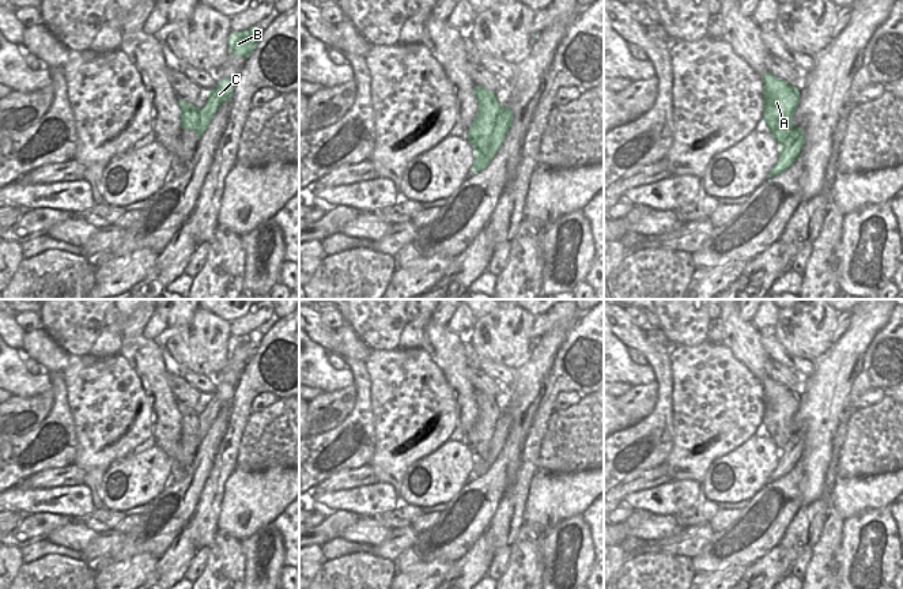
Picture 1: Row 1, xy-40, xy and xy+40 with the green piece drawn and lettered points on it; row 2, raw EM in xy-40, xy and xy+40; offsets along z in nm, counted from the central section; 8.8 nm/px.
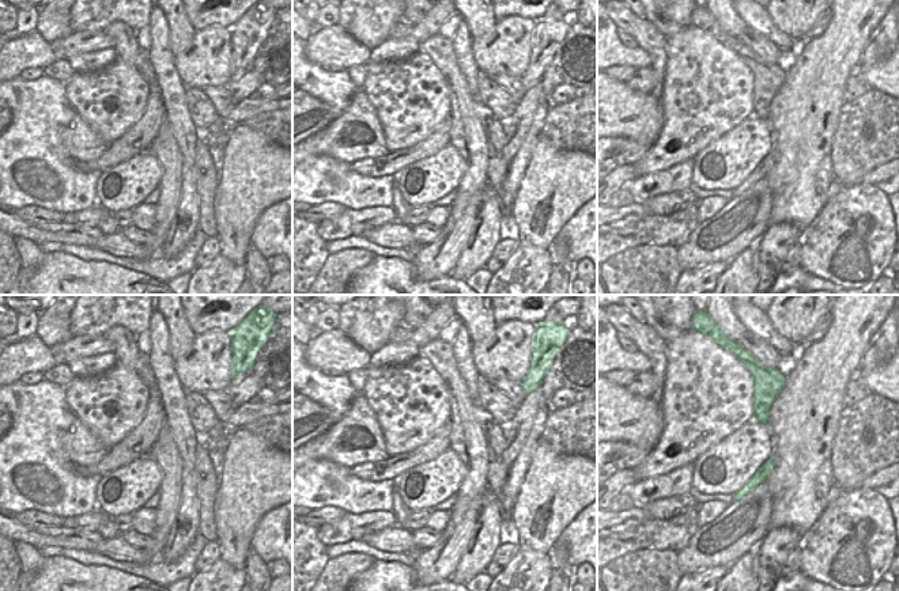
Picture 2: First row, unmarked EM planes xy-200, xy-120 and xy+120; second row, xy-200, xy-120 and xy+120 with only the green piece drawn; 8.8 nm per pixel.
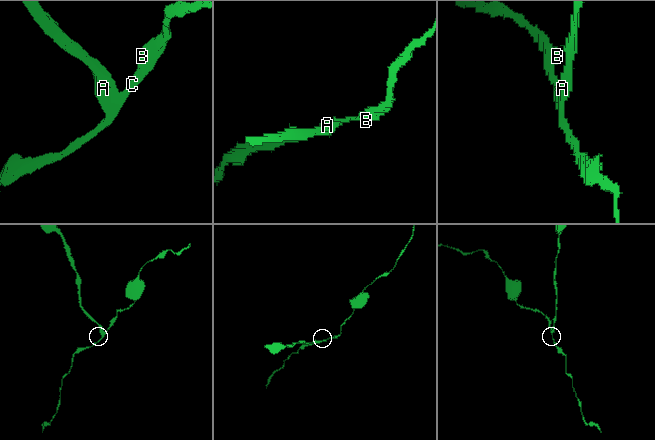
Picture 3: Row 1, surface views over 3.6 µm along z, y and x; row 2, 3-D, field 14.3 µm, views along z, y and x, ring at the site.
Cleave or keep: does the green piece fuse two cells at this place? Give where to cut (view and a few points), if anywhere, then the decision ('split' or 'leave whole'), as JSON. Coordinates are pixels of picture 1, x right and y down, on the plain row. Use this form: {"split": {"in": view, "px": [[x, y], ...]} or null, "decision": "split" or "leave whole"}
{"split": {"in": "xy", "px": [[502, 412], [487, 450], [483, 455], [475, 453]]}, "decision": "split"}

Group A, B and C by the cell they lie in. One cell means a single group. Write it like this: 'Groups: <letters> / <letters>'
Groups: A / B C.

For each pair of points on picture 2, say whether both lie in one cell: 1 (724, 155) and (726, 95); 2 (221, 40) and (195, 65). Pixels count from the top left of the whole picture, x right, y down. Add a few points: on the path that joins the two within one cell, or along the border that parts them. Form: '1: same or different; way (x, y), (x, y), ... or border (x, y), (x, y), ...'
1: different; border (751, 114), (711, 140), (699, 152)
2: same; way (214, 46), (201, 59)

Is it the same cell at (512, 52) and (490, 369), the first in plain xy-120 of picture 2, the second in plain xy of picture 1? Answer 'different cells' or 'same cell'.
different cells

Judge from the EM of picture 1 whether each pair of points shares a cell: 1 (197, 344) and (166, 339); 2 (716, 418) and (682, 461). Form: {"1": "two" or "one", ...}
{"1": "one", "2": "one"}

